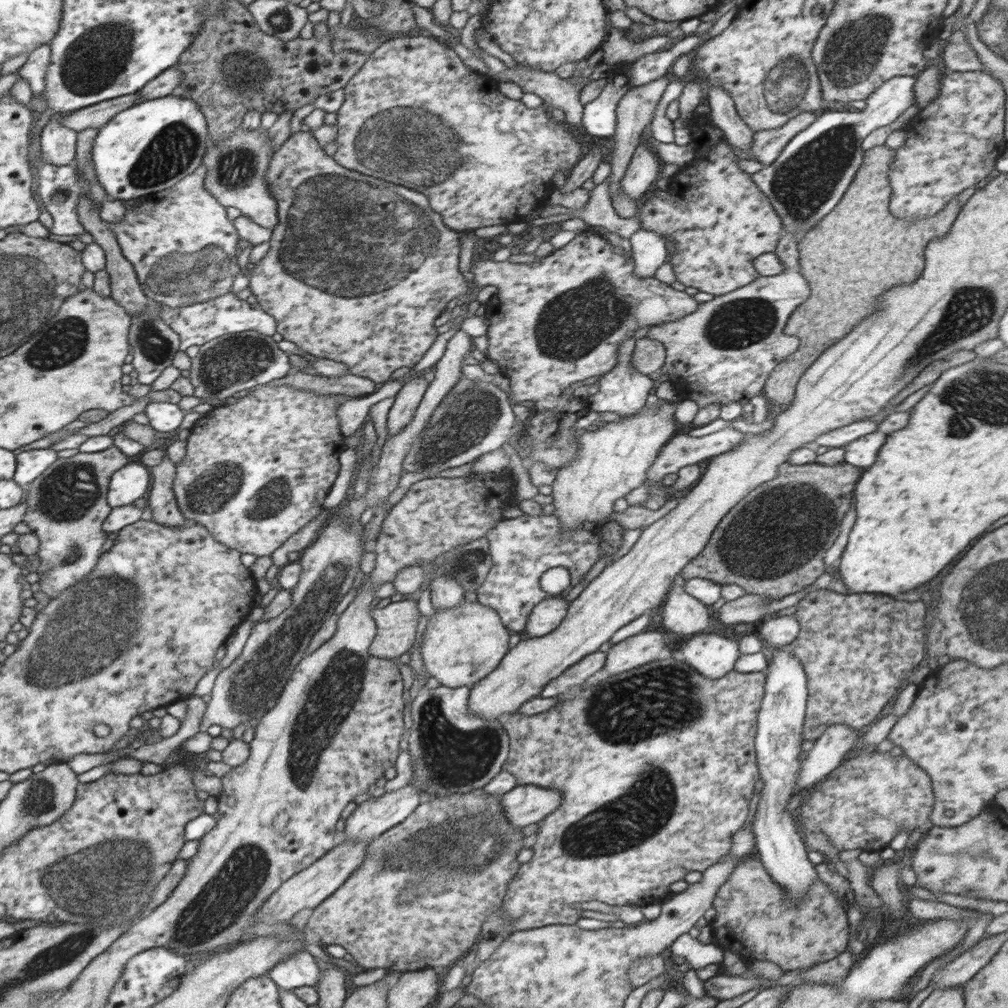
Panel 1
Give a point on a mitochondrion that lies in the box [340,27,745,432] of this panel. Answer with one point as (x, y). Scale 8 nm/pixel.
(432, 148)

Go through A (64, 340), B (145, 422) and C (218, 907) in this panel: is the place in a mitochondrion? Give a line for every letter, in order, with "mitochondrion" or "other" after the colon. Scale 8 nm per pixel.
A: mitochondrion
B: other
C: mitochondrion

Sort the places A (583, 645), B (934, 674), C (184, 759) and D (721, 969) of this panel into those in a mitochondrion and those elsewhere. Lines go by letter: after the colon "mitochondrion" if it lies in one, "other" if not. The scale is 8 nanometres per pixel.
A: other
B: other
C: other
D: other

